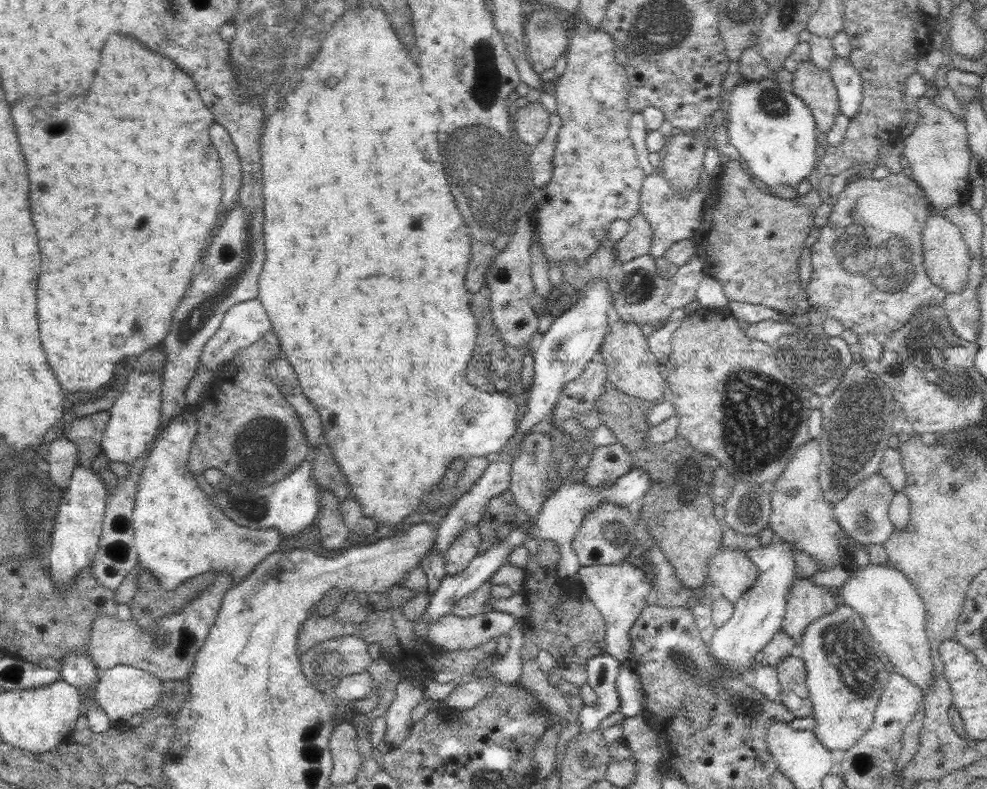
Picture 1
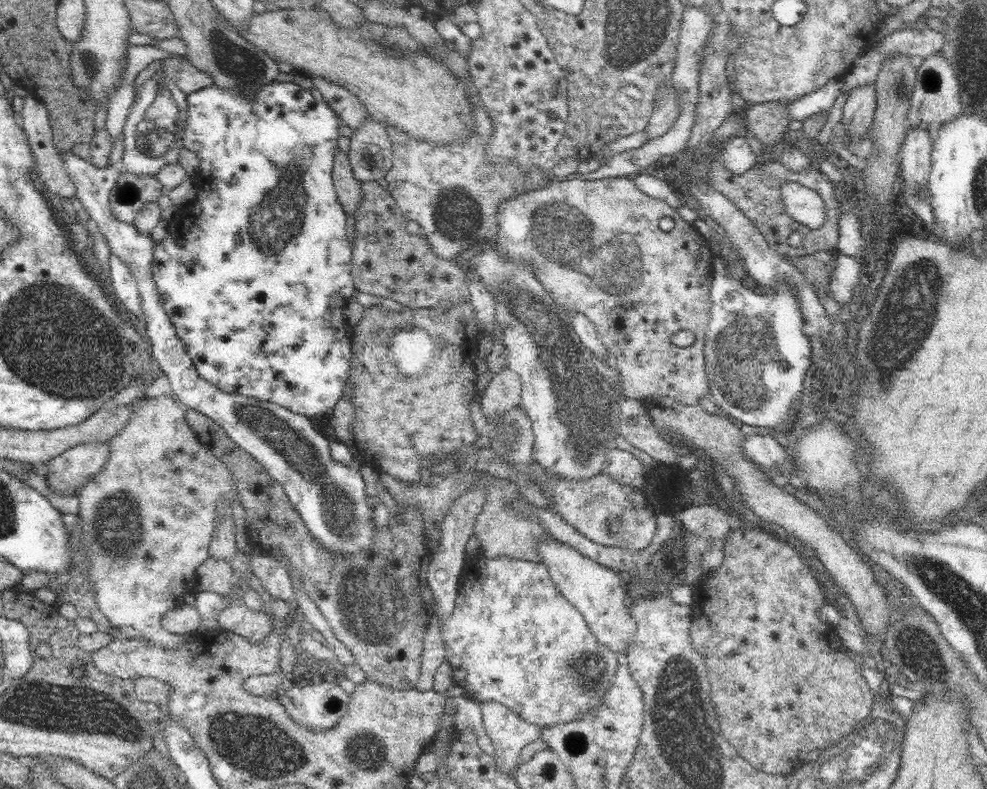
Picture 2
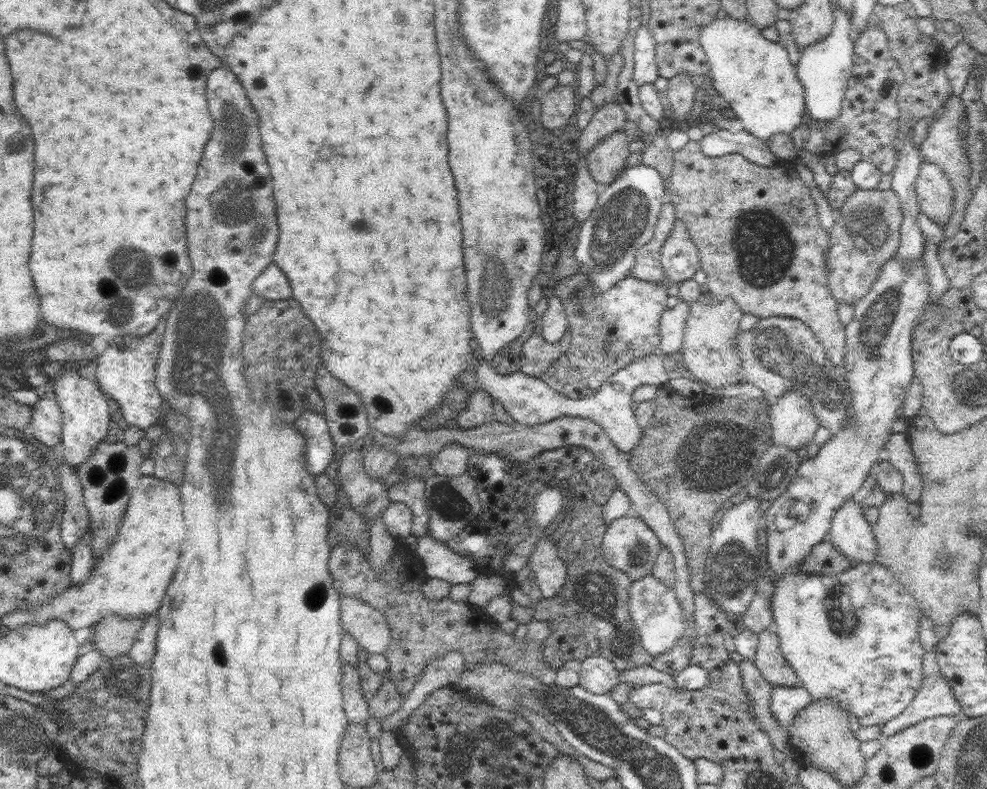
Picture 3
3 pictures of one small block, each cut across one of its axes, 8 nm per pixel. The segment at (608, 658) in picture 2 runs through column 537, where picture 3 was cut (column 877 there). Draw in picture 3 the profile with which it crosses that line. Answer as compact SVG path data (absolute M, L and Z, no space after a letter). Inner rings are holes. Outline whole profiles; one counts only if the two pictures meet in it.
M855 562L839 574L807 574L799 568L783 572L775 580L771 596L773 630L779 640L779 652L803 682L811 700L833 698L849 712L855 726L887 724L899 716L921 690L923 682L923 648L919 642L917 622L919 606L895 576L881 564Z

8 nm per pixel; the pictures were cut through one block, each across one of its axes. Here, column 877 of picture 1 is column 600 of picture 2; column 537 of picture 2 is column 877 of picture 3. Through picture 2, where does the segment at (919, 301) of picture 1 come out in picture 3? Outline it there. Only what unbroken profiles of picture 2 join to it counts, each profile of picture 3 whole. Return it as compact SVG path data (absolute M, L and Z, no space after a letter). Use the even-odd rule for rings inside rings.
M857 190L849 196L843 208L837 212L835 226L829 232L829 254L827 254L827 274L829 292L843 304L857 304L871 288L879 268L885 260L893 258L901 240L903 212L893 190Z

